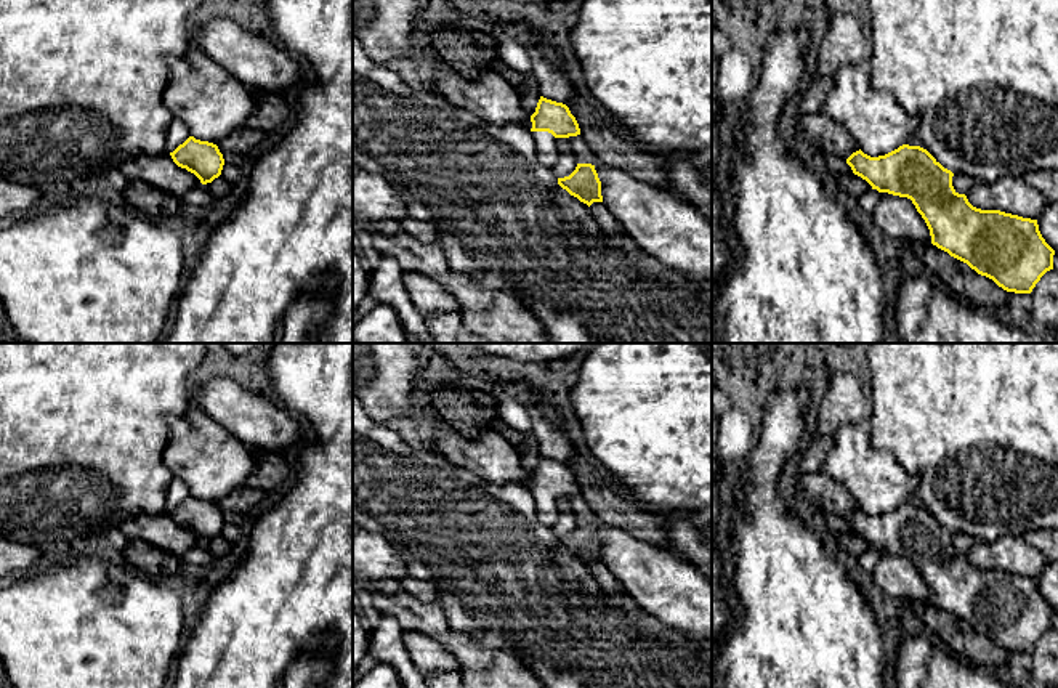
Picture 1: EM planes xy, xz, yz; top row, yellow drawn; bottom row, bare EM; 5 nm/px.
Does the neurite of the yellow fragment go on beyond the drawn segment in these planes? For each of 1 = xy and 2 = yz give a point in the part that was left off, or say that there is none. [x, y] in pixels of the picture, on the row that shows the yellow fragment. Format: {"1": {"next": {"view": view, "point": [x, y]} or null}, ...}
{"1": {"next": null}, "2": {"next": null}}

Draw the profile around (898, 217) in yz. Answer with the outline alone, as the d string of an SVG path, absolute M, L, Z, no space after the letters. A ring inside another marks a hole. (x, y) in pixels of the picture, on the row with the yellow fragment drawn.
M882 192L872 217L883 233L909 245L915 242L931 242L925 220L907 197Z

